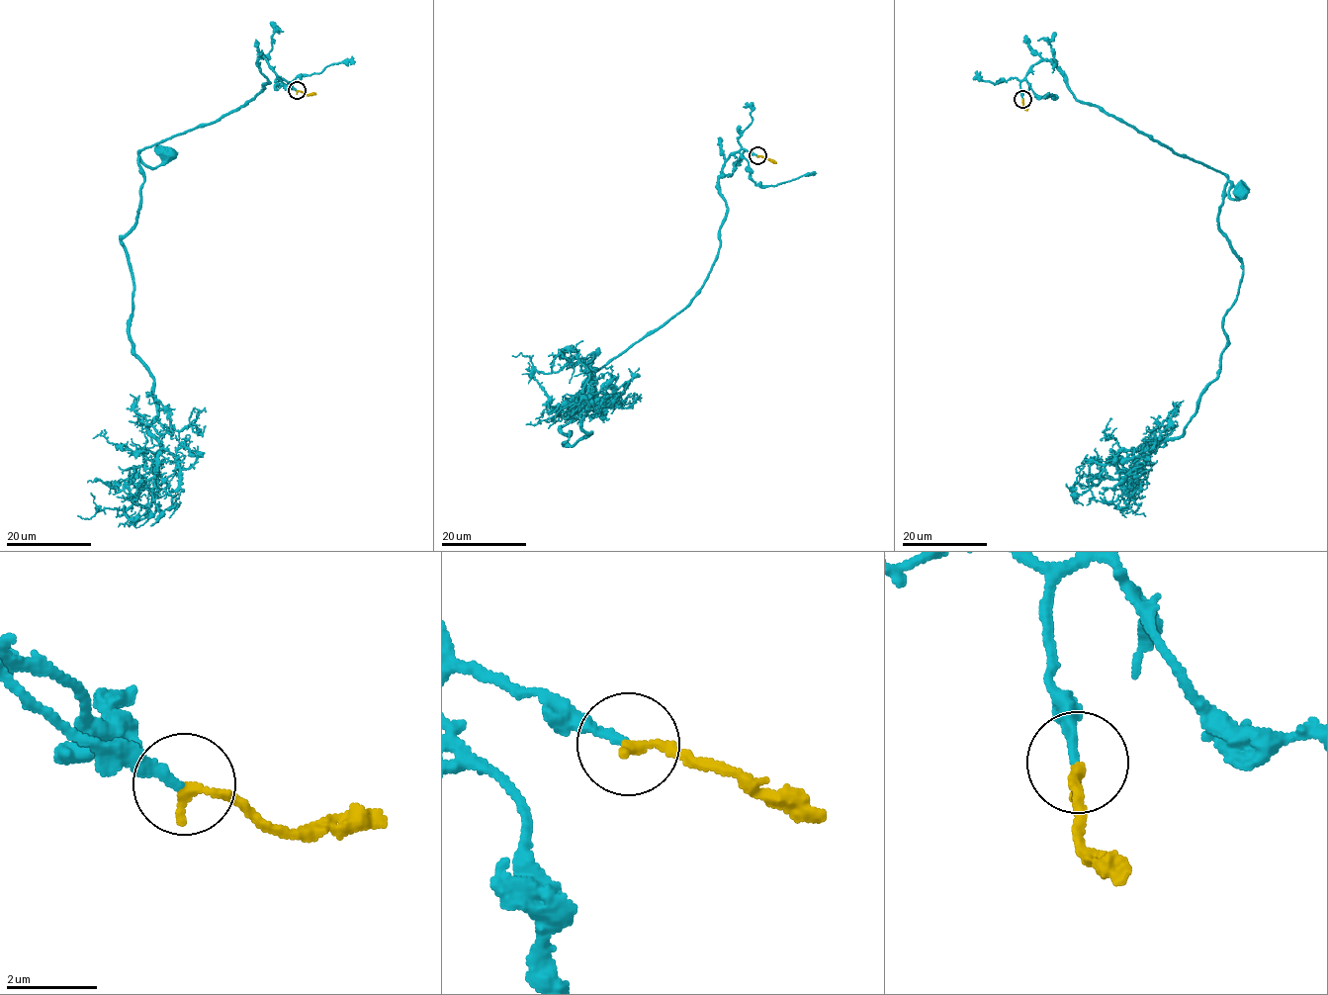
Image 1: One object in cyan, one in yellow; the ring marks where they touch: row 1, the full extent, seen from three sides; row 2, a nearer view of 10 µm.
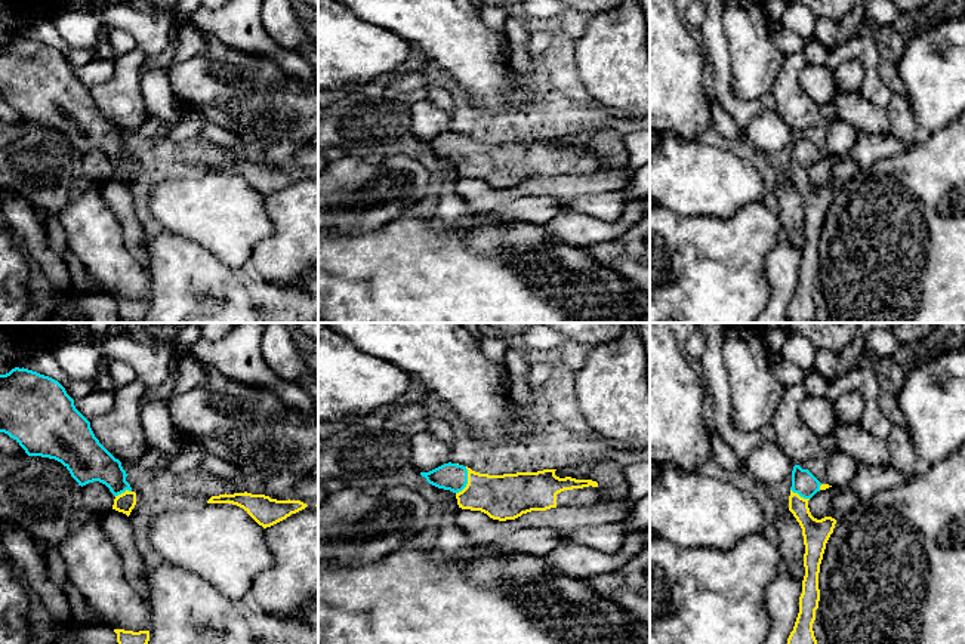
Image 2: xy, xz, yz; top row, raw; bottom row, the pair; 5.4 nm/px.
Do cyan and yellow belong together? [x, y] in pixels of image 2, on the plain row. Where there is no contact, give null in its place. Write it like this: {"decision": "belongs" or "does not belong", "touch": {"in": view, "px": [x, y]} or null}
{"decision": "belongs", "touch": {"in": "xz", "px": [466, 150]}}

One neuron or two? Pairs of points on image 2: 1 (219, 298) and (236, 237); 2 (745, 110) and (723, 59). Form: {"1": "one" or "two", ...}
{"1": "two", "2": "one"}

